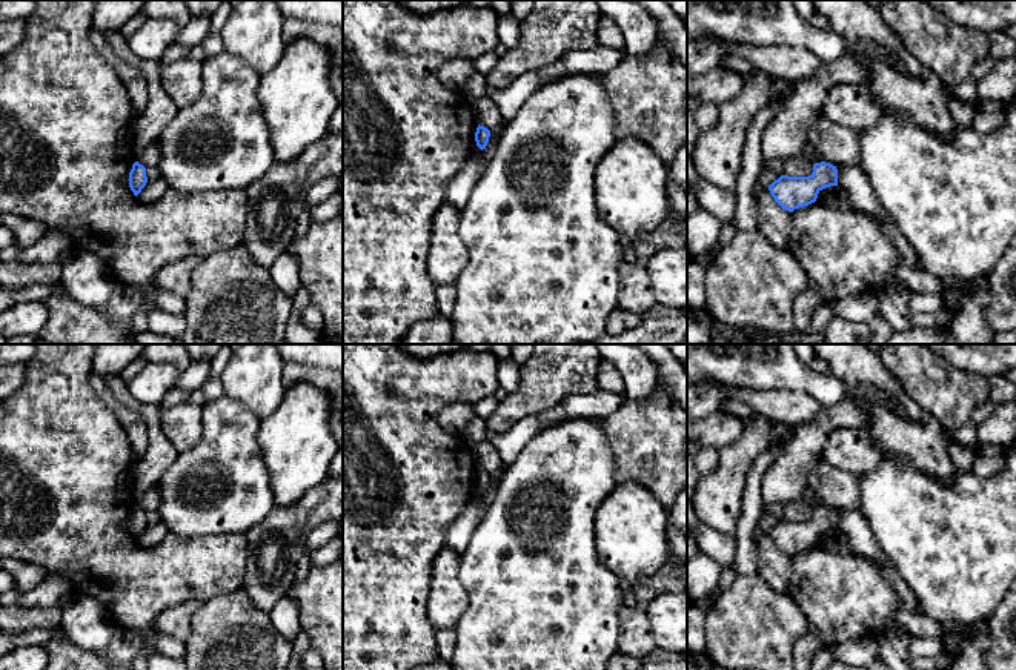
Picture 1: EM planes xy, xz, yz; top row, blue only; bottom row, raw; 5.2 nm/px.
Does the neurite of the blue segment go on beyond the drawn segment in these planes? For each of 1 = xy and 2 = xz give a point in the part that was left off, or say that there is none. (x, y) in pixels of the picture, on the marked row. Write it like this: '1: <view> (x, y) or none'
1: none
2: none

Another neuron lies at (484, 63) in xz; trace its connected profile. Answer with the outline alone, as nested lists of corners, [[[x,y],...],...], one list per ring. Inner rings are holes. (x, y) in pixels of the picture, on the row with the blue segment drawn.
[[[493,49],[490,52],[478,55],[473,60],[473,69],[486,77],[493,69],[493,66],[498,63],[498,60],[500,60],[500,55]]]

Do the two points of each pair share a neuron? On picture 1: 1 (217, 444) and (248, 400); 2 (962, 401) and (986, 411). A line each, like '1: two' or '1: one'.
1: one
2: two

